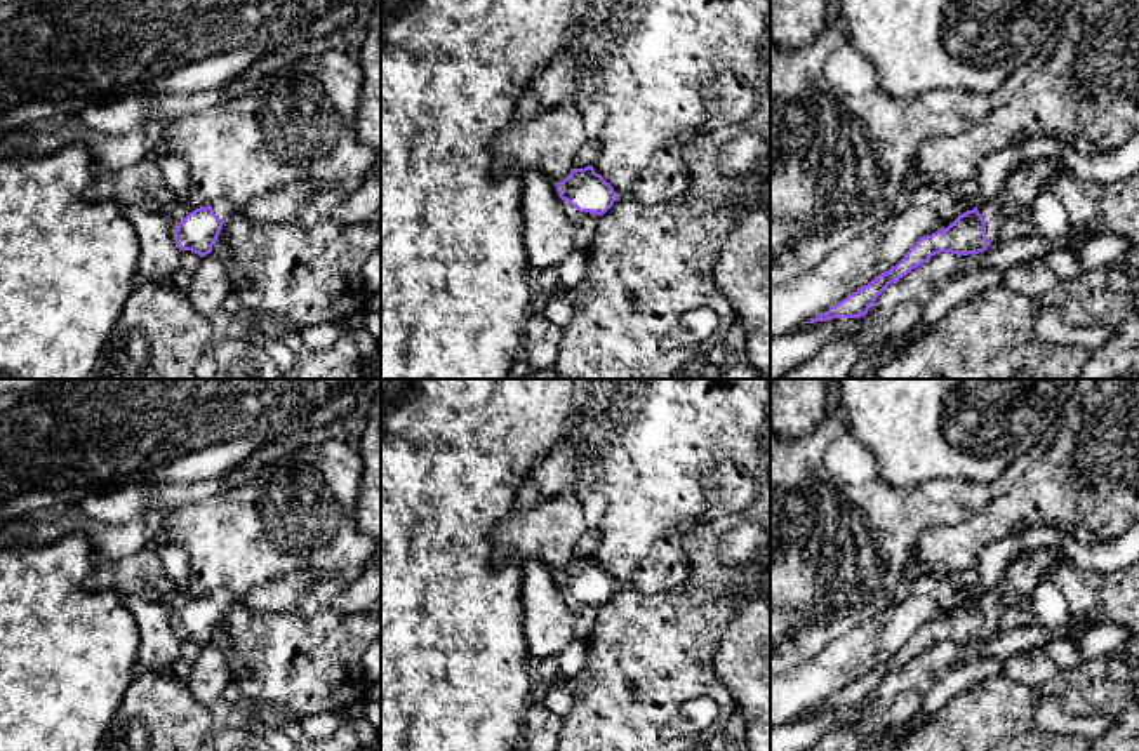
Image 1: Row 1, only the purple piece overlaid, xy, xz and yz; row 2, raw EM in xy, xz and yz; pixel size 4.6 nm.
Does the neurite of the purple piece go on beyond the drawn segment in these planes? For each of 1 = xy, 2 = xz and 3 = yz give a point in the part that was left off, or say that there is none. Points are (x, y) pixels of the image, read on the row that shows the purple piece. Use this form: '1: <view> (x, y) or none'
1: xy (176, 211)
2: xz (585, 223)
3: yz (1019, 190)

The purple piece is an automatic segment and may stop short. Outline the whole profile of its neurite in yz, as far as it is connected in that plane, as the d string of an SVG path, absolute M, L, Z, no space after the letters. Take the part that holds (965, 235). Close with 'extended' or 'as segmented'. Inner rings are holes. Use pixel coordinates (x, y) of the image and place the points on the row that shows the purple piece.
M1045 156L1019 167L995 198L963 212L948 228L922 236L896 266L807 323L866 315L890 283L906 276L936 254L969 256L984 252L998 238L1005 217L1029 207L1042 183L1061 167L1062 162L1057 156Z; extended

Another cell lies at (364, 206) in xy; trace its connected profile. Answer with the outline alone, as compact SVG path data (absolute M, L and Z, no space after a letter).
M377 0L363 23L365 35L358 49L363 83L358 97L356 139L374 153L374 163L363 179L330 217L334 223L351 226L374 223L381 226L381 0Z

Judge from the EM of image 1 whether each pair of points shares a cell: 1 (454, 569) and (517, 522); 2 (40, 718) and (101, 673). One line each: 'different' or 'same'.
1: different
2: same

